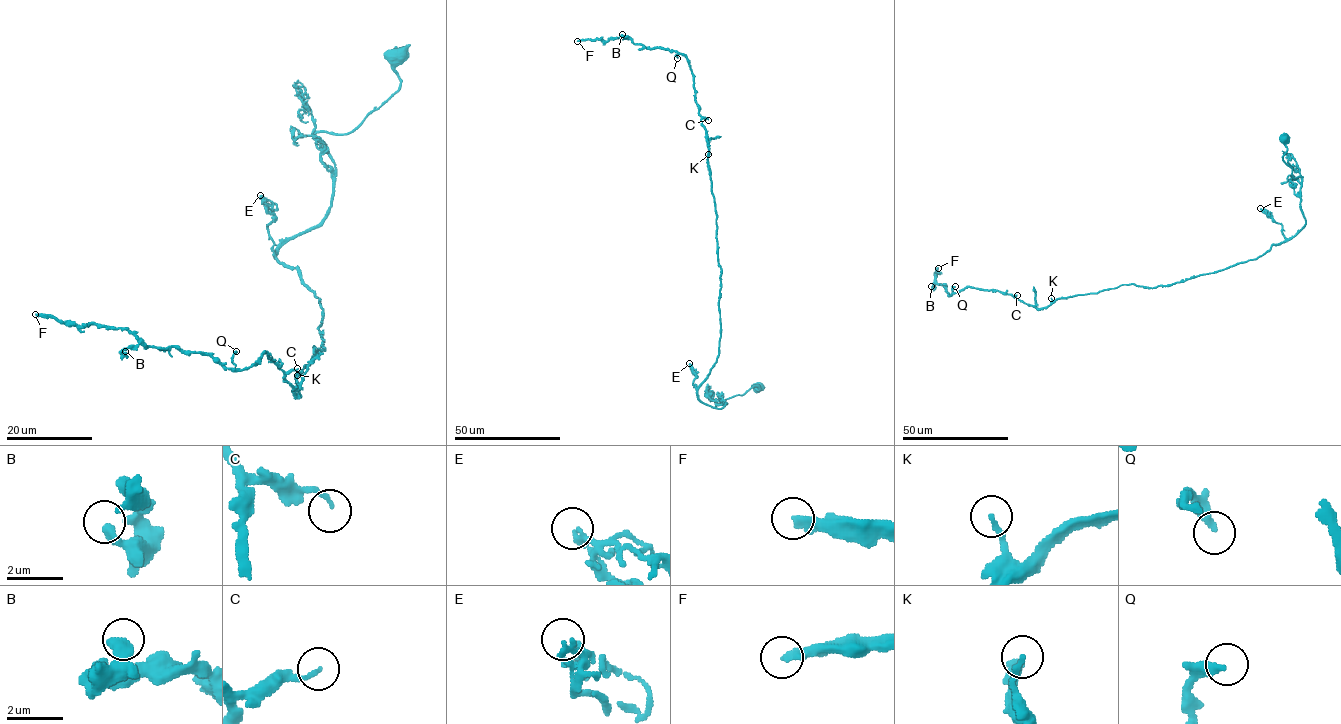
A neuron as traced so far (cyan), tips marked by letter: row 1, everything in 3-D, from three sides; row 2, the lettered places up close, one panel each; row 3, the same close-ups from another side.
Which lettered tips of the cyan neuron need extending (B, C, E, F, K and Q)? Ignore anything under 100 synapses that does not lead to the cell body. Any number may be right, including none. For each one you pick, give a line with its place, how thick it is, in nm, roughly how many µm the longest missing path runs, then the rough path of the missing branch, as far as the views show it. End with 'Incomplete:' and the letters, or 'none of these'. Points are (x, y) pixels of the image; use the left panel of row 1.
F: place (35, 314); calibre 320 nm; missing 50 µm
Incomplete: F

